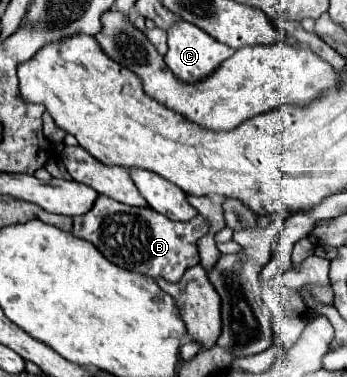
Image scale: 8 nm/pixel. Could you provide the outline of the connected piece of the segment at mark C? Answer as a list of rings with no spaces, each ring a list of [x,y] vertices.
[[[185,20],[173,24],[167,32],[167,54],[165,54],[165,64],[167,68],[175,74],[177,80],[187,82],[187,84],[195,84],[199,80],[205,80],[207,76],[211,76],[223,60],[227,60],[235,50],[219,44],[215,38],[211,38],[207,32],[203,32],[201,28],[197,28],[195,24],[189,24]]]

